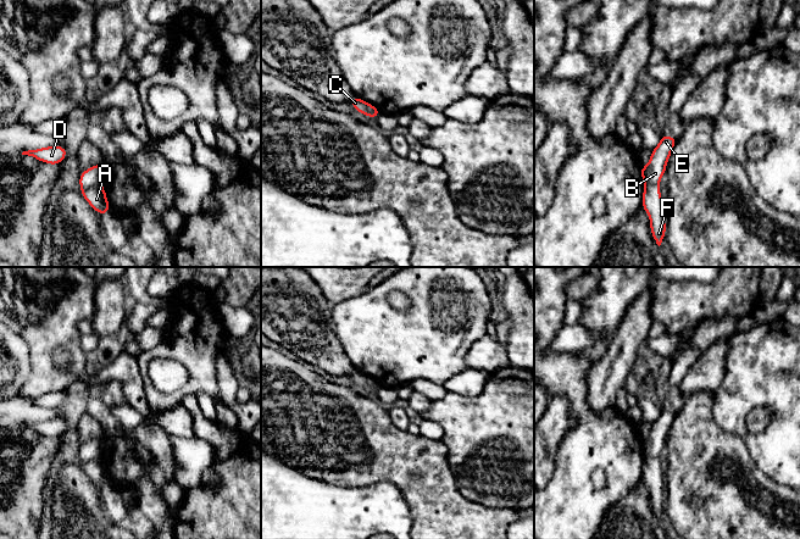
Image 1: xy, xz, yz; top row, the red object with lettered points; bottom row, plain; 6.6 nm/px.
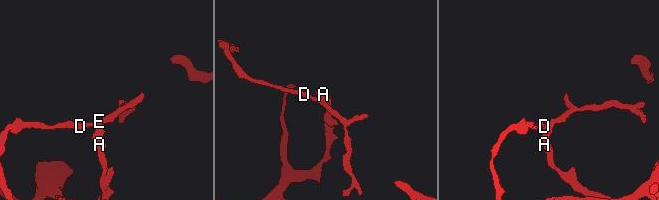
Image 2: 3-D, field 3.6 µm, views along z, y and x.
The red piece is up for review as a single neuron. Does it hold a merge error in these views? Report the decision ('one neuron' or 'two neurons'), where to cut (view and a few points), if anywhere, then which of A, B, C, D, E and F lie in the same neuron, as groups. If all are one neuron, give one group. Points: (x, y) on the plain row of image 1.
two neurons; cut xy (100, 456), (88, 460), (82, 465); groups A F / B C D E

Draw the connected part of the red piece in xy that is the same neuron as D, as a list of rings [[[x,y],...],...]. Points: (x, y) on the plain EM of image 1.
[[[54,418],[54,419],[23,424],[22,428],[32,429],[49,438],[59,438],[66,430],[67,423],[60,418]]]

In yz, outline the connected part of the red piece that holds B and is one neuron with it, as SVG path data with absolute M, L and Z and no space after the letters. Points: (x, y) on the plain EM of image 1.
M661 409L659 418L651 424L650 434L640 443L645 457L660 456L676 415L676 410Z

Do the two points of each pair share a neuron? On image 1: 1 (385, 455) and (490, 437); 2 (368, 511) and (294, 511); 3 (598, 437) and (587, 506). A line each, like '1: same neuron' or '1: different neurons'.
1: different neurons
2: same neuron
3: same neuron

